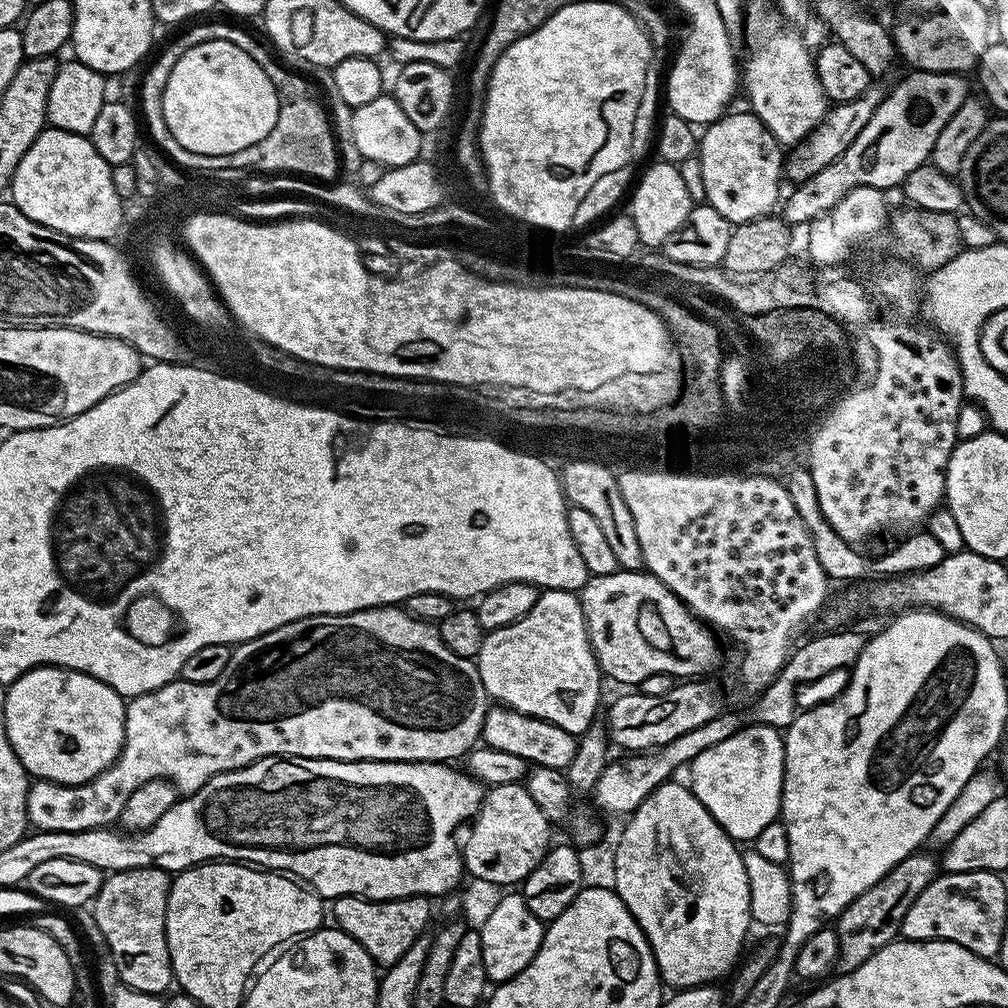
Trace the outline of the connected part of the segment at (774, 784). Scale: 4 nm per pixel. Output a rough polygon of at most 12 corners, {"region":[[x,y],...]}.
{"region":[[751,723],[692,760],[733,840],[778,819],[781,729]]}

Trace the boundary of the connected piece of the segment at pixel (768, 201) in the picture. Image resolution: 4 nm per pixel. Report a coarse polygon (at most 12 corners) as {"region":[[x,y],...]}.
{"region":[[751,110],[698,140],[705,201],[729,224],[769,215],[786,156]]}

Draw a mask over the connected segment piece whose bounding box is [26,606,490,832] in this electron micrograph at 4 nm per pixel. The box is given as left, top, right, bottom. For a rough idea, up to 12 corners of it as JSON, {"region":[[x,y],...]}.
{"region":[[400,606],[307,616],[131,697],[28,822],[119,821],[267,756],[456,762],[490,701]]}

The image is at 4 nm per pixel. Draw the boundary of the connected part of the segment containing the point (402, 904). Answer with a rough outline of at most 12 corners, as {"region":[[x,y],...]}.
{"region":[[429,897],[331,901],[335,927],[372,963],[398,962],[425,935]]}

